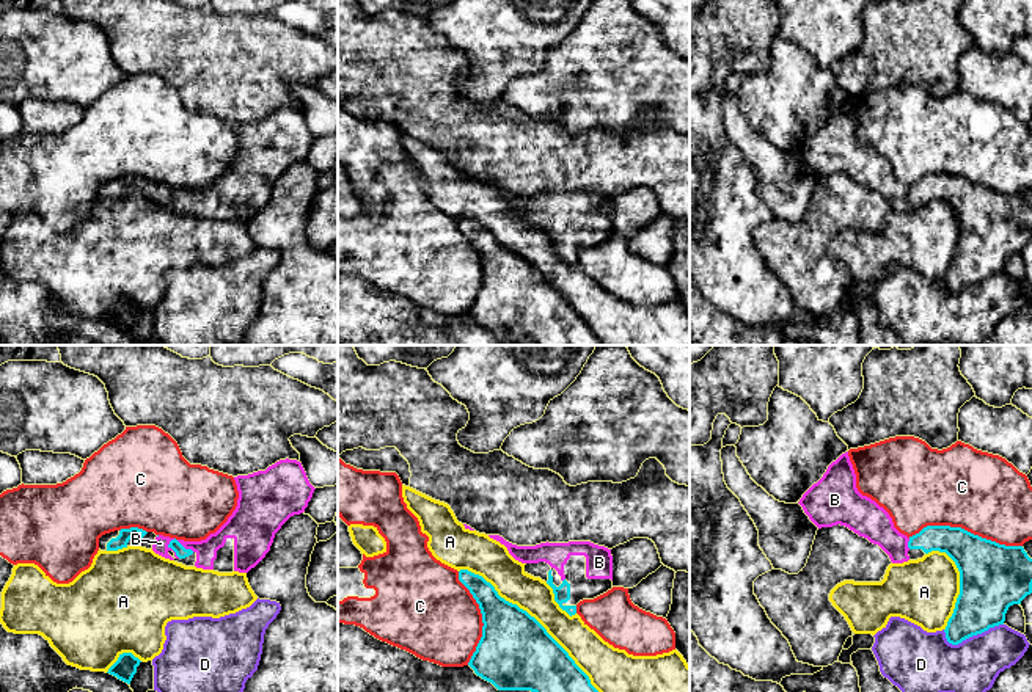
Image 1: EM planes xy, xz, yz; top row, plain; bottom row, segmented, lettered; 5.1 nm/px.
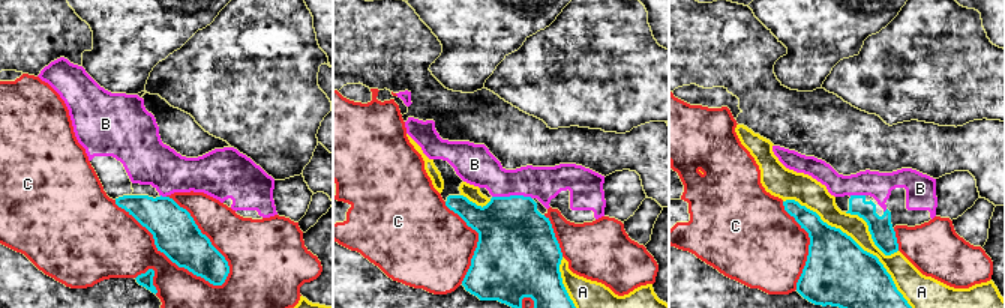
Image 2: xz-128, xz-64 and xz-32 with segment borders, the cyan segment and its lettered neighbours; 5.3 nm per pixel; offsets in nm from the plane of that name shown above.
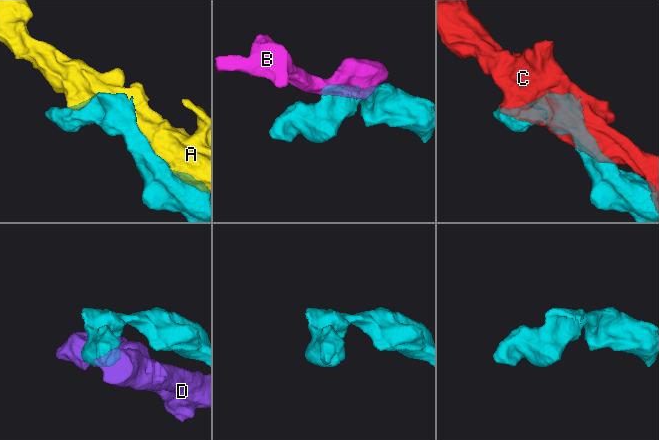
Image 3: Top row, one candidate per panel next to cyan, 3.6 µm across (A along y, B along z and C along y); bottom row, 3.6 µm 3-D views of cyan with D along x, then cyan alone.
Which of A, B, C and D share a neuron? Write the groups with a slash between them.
A / B / C / D

